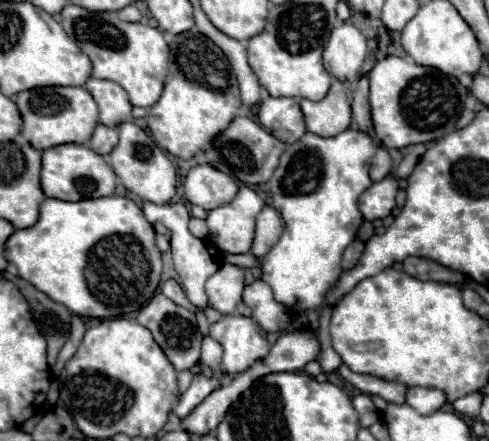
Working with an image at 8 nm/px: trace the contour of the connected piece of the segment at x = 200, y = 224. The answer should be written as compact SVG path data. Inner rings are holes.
M191 218L191 220L189 220L189 230L191 230L193 236L197 236L197 238L201 238L201 240L209 236L209 230L207 230L205 220L199 220L199 218Z

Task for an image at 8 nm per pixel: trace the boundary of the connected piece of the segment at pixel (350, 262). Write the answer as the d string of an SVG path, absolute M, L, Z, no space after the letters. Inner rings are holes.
M355 240L355 242L345 250L345 254L343 254L343 270L351 270L351 268L357 264L361 252L363 252L363 242L361 242L361 240Z

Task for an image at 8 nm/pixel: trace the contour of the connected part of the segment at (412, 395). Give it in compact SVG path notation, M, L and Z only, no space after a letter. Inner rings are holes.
M413 386L407 392L407 404L413 406L419 414L431 414L439 410L447 402L447 396L443 390L437 388L423 388L423 386Z

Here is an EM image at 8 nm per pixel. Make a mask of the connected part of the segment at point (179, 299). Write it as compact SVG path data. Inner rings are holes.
M167 280L167 282L163 284L161 292L163 292L163 294L169 298L169 300L173 300L175 304L185 306L185 308L191 308L191 304L189 304L189 300L187 300L187 296L185 296L183 288L181 288L181 286L179 286L175 280Z

